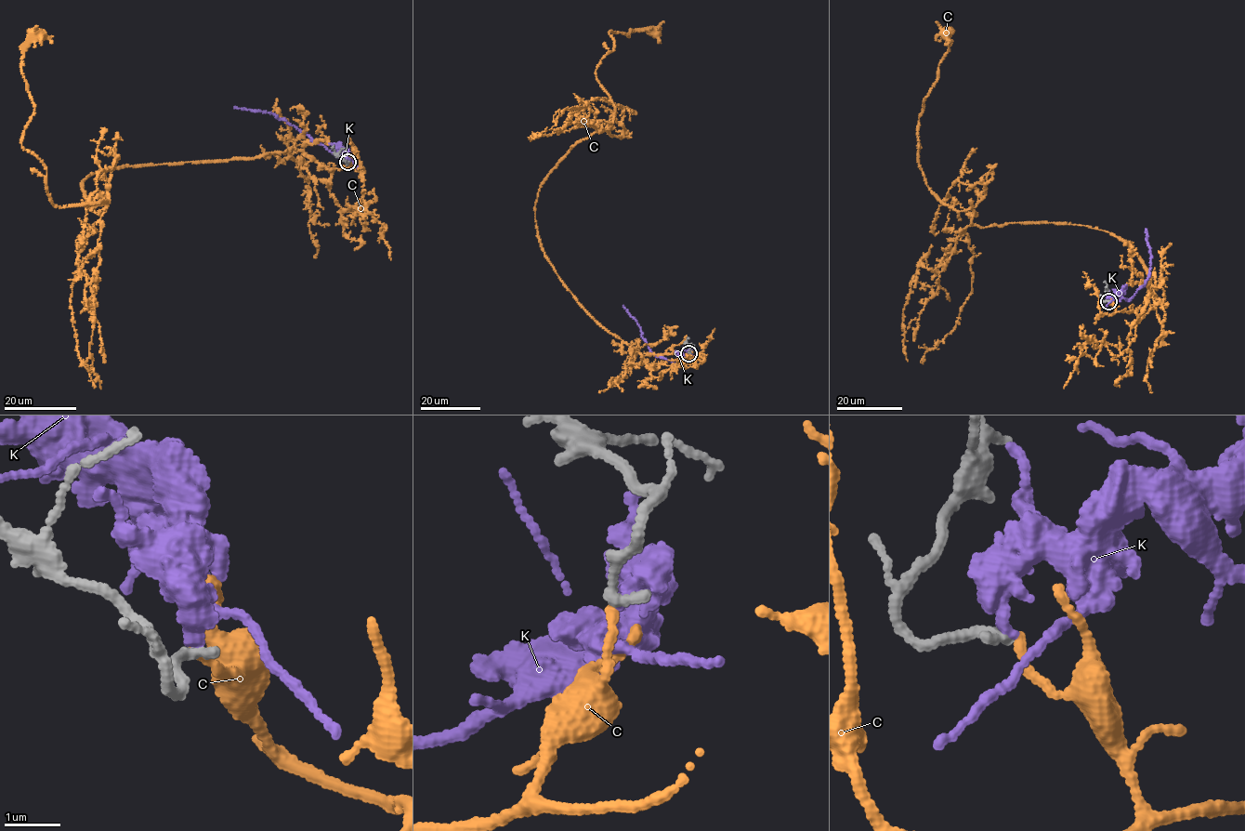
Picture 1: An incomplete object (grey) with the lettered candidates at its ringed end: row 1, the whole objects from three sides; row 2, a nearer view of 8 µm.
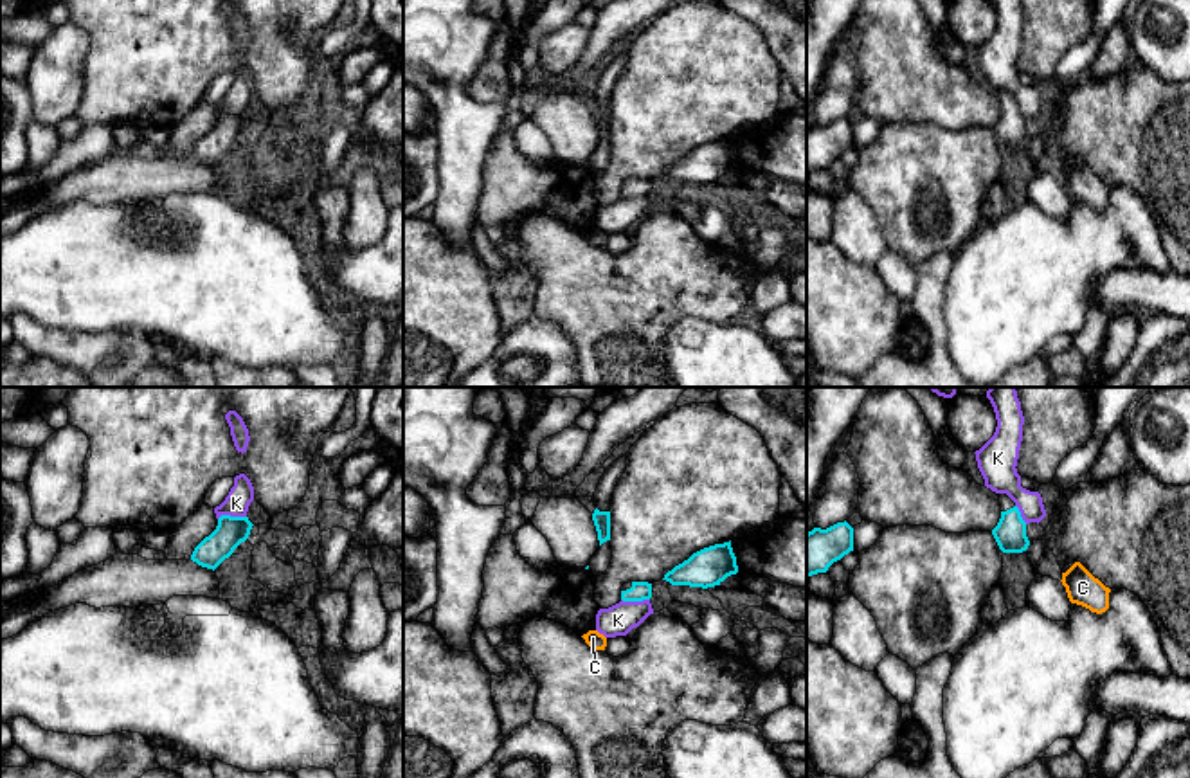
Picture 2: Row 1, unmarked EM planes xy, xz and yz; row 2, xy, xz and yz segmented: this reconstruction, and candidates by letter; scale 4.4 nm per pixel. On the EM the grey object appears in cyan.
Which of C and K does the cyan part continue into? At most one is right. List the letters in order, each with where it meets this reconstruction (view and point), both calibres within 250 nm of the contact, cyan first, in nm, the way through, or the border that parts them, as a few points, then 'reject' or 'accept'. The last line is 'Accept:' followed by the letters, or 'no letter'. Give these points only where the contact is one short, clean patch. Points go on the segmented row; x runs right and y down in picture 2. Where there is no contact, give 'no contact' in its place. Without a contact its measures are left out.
C: no contact | accept
K: xy (229, 515) | 140/110 nm | along xy (245, 515), (222, 515), (218, 519) | reject
Accept: C

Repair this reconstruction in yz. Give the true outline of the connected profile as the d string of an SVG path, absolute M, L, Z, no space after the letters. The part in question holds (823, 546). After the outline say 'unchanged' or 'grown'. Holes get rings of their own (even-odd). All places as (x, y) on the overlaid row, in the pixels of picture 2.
M844 520L826 529L807 533L807 576L826 573L828 567L853 551L853 528Z; unchanged

